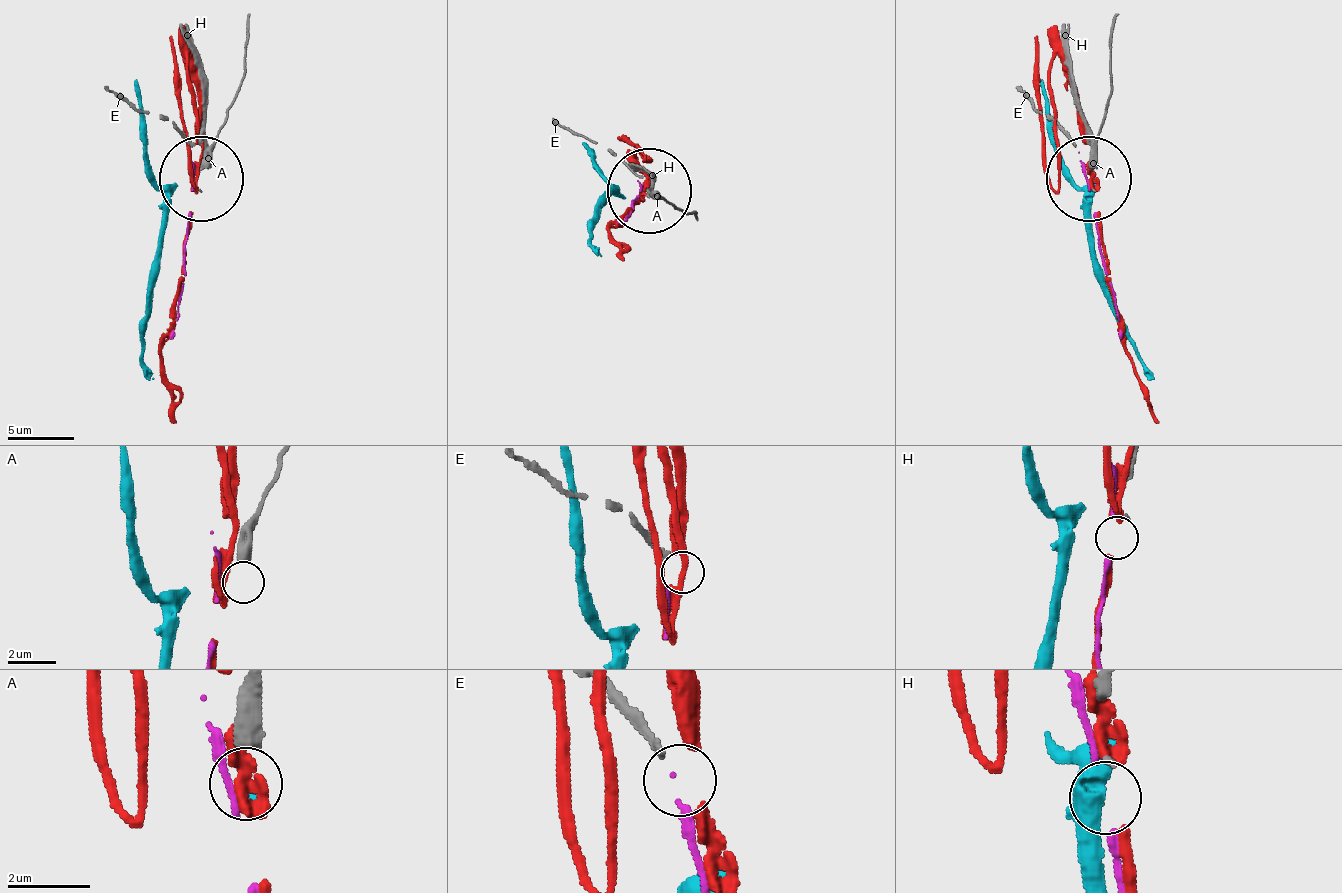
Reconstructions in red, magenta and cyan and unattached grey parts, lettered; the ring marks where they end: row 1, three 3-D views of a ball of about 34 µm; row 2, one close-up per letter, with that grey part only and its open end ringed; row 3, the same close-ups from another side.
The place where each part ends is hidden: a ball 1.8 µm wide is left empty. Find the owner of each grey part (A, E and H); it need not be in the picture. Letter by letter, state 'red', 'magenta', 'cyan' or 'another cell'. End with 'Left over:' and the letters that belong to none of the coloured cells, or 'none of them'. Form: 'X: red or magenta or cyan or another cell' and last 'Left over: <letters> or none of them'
A: another cell
E: another cell
H: another cell
Left over: A, E, H

